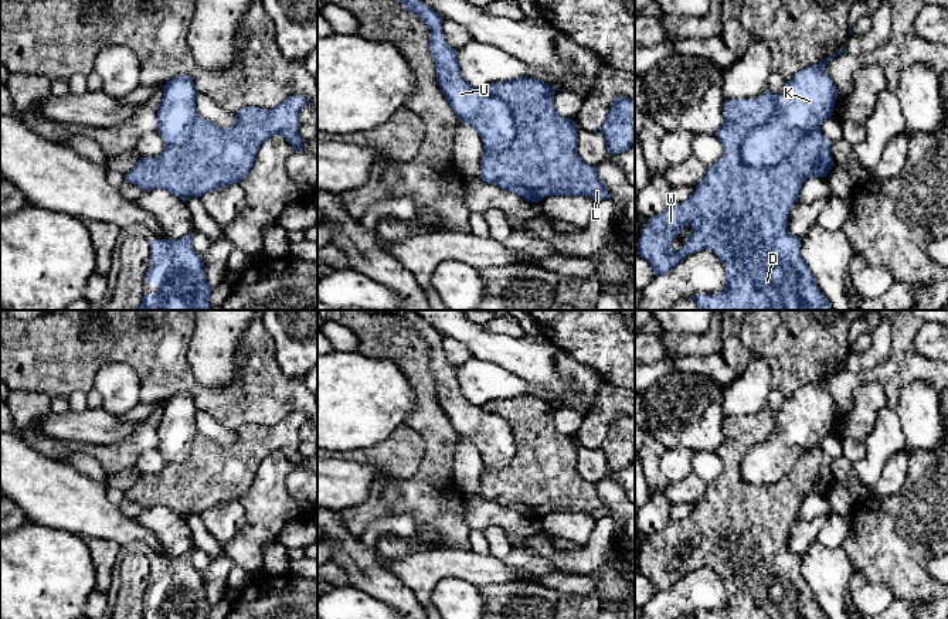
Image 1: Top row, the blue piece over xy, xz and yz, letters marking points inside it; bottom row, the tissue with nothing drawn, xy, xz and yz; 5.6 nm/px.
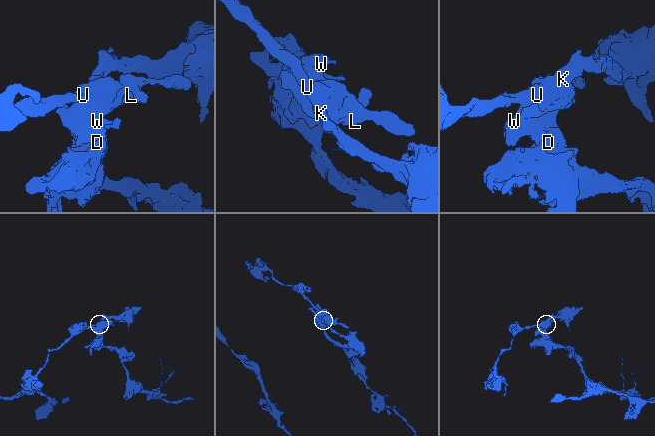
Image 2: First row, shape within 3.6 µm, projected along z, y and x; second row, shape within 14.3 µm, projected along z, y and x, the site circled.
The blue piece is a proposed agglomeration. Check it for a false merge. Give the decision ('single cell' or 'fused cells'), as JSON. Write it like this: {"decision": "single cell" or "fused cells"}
{"decision": "fused cells"}

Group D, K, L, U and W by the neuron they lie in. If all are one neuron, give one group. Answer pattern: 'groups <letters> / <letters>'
groups D L W / K U

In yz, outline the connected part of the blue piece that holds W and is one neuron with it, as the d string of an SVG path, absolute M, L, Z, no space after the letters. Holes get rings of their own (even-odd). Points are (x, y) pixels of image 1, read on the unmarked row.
M767 407L752 416L726 416L724 439L714 450L724 463L723 475L706 486L706 494L697 501L694 510L683 520L670 521L663 530L648 537L639 560L638 571L646 577L656 594L667 591L686 572L701 567L713 568L724 581L726 606L716 612L699 611L693 619L829 619L820 609L808 581L799 569L801 557L788 548L788 531L798 517L801 504L811 494L826 494L833 483L830 472L832 459L826 456L820 445L806 450L775 484L751 484L741 475L741 463L748 450L764 441L777 426L774 412ZM690 541L692 550L679 568L670 567L673 557Z

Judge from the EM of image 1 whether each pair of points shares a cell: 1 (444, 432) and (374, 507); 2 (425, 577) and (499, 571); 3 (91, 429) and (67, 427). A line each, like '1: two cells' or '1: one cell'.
1: one cell
2: one cell
3: one cell

